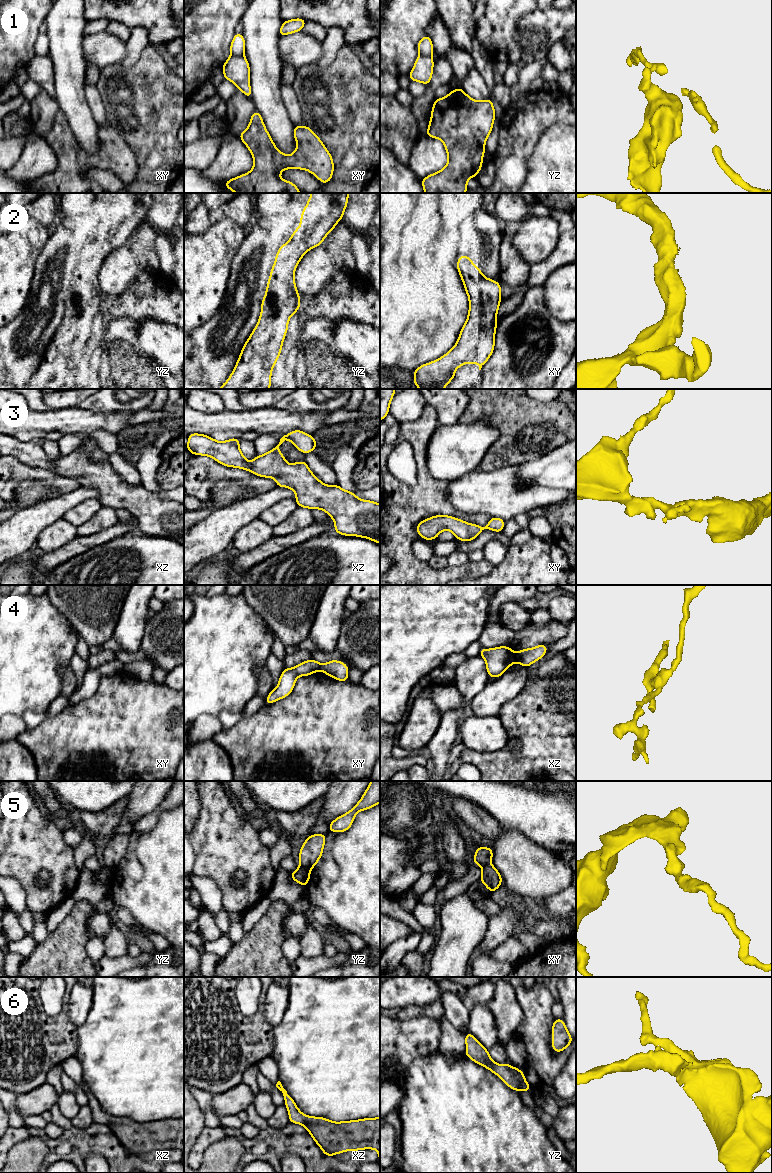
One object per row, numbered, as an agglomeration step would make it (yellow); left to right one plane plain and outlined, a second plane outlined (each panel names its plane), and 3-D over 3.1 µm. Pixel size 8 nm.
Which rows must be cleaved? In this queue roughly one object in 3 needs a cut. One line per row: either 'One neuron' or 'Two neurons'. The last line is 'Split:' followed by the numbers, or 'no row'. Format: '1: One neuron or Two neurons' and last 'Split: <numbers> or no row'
1: Two neurons
2: One neuron
3: One neuron
4: Two neurons
5: Two neurons
6: One neuron
Split: 1, 4, 5

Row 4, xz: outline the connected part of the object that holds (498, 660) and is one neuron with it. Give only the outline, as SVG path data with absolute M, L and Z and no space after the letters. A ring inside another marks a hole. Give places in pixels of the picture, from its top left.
M500 646L493 649L481 648L479 656L486 662L486 670L490 677L498 678L513 663L517 662L517 657L508 646Z

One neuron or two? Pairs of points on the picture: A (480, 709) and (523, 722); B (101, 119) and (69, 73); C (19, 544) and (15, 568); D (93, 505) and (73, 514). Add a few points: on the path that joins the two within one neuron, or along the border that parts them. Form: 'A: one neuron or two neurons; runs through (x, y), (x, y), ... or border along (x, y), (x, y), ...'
A: two neurons; border along (514, 697), (502, 706), (498, 716)
B: two neurons; border along (85, 82), (86, 102), (95, 119)
C: two neurons; border along (17, 556), (10, 560)
D: one neuron; runs through (88, 508), (78, 514)

